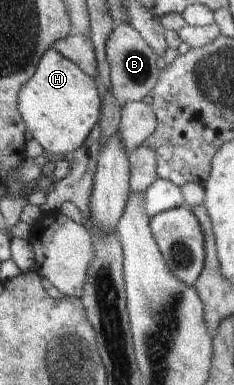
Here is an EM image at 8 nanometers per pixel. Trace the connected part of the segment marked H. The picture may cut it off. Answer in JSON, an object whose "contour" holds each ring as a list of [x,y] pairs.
{"contour":[[[54,48],[44,53],[34,74],[18,92],[18,112],[24,126],[48,154],[69,157],[71,152],[80,148],[98,124],[102,106],[94,79]]]}

